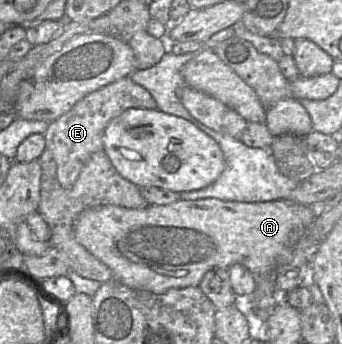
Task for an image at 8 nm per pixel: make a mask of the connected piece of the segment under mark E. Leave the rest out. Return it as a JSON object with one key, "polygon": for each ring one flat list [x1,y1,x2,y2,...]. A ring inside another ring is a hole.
{"polygon":[[131,77,121,78,110,83,82,98,67,113,52,121,44,133,45,149,52,153,57,164,57,178,61,186,65,189,71,188,76,182,83,167,90,157,103,150,103,136,109,122,119,116,127,109,146,108,156,109,157,104,150,92,144,87,134,83]]}

